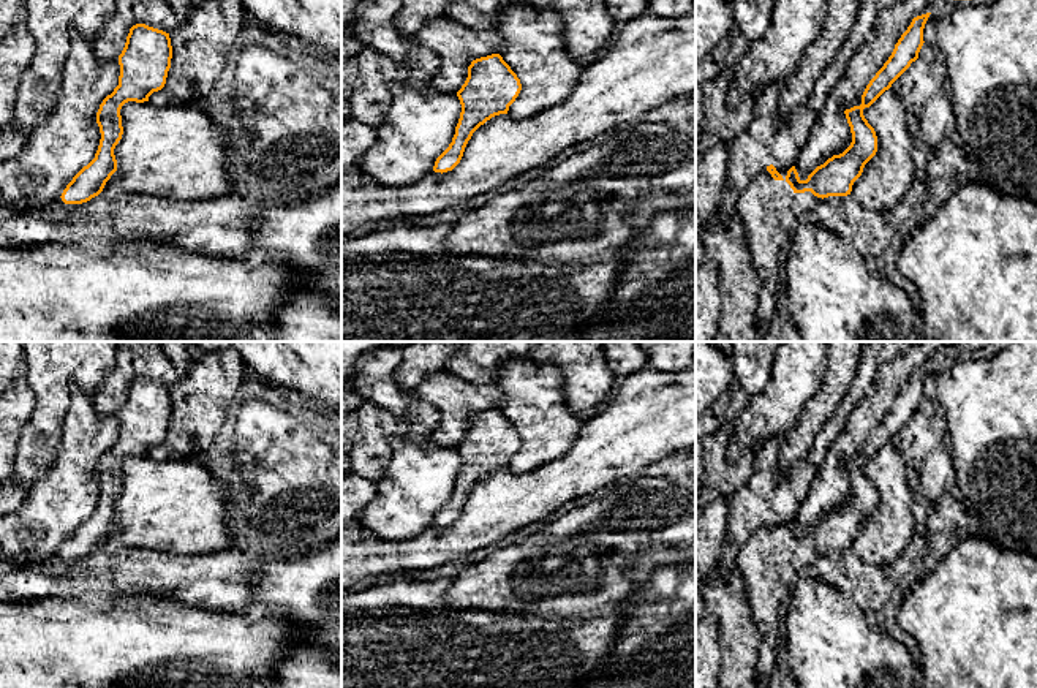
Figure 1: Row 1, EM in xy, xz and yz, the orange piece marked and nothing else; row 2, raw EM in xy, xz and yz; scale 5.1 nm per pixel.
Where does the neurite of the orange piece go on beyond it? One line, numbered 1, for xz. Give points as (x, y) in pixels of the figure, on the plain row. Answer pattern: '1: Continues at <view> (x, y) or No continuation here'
1: No continuation here

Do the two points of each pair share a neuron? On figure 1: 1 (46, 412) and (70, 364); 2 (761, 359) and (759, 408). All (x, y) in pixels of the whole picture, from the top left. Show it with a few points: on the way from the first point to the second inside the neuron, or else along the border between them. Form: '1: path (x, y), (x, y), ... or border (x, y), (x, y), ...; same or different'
1: path (52, 400), (52, 381), (59, 375); same
2: border (776, 359), (770, 381), (750, 397); different

